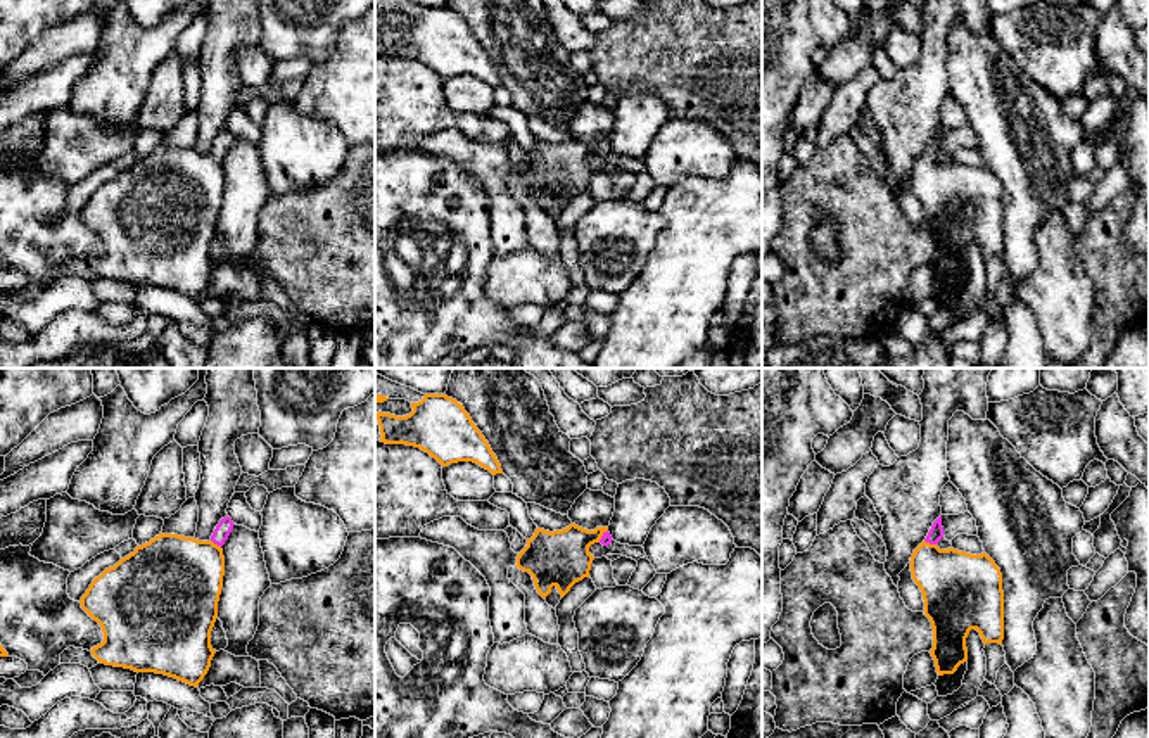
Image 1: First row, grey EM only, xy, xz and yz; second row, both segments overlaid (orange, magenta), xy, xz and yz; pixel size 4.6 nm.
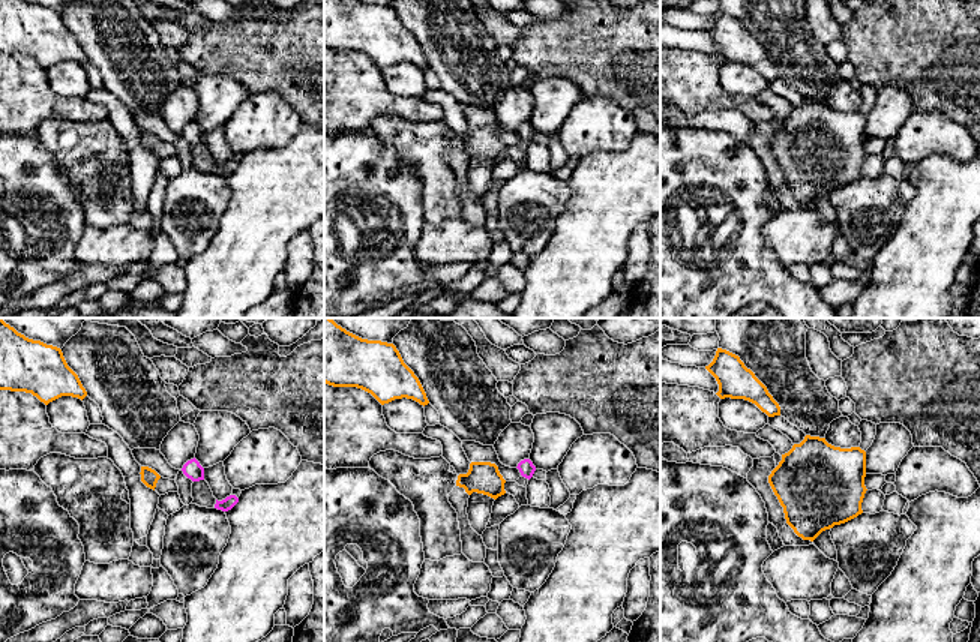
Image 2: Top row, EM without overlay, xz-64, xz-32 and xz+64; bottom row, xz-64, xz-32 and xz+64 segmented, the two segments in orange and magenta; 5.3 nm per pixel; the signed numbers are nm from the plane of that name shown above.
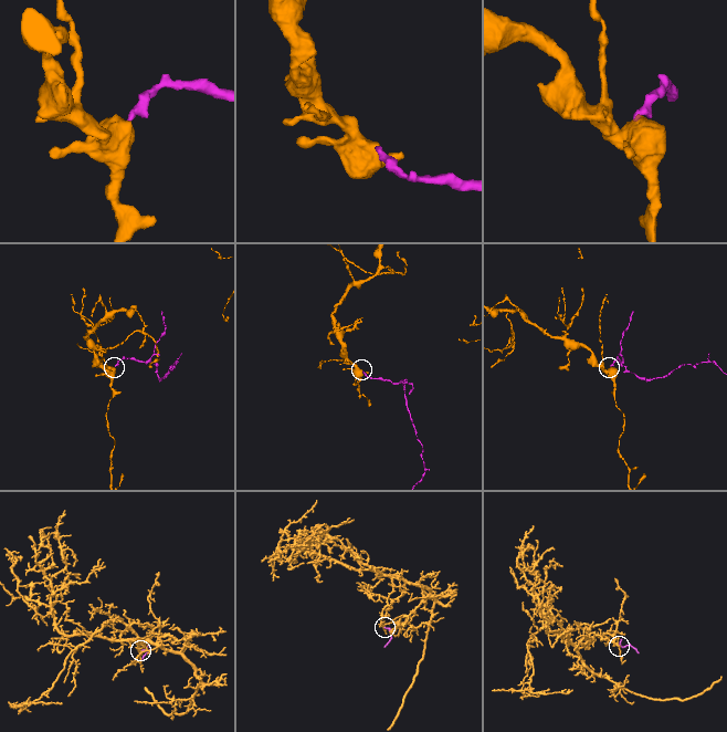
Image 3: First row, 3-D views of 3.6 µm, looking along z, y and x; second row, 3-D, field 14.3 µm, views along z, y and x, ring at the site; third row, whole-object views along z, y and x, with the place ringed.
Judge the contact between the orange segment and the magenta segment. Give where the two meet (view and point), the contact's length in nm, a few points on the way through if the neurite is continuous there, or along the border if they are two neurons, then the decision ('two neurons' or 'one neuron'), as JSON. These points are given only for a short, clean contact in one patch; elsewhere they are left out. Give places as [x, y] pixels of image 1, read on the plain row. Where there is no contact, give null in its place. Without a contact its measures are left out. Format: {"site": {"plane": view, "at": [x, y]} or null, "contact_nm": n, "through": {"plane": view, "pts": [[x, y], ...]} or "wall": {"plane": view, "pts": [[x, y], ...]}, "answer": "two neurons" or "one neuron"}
{"site": {"plane": "yz", "at": [928, 156]}, "contact_nm": 60, "through": {"plane": "yz", "pts": [[958, 201], [928, 171], [928, 156], [935, 147]]}, "answer": "one neuron"}

